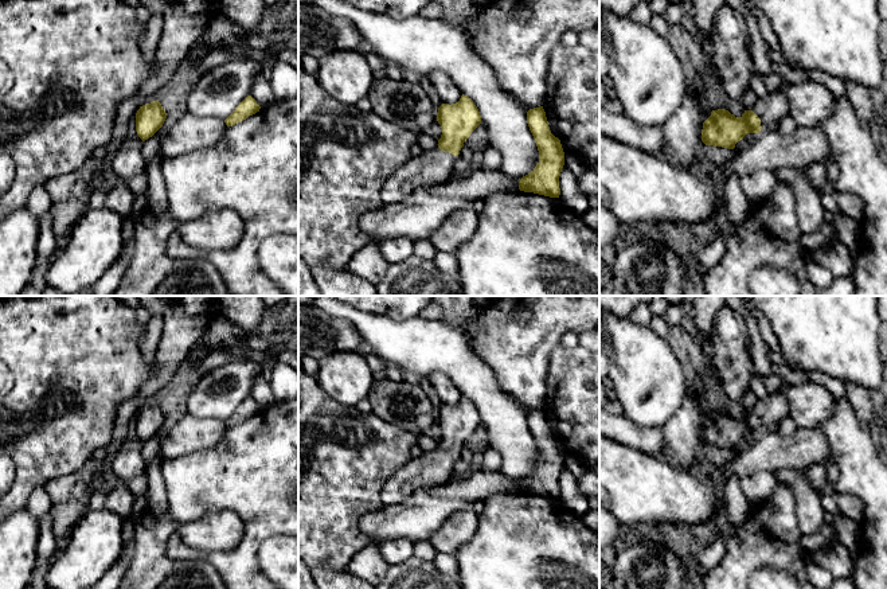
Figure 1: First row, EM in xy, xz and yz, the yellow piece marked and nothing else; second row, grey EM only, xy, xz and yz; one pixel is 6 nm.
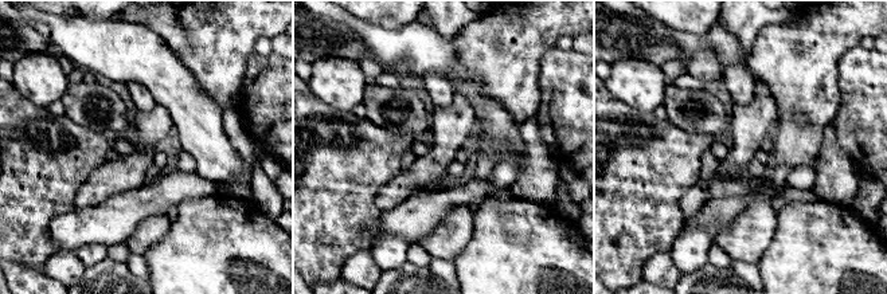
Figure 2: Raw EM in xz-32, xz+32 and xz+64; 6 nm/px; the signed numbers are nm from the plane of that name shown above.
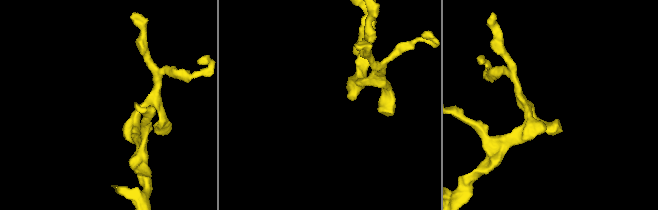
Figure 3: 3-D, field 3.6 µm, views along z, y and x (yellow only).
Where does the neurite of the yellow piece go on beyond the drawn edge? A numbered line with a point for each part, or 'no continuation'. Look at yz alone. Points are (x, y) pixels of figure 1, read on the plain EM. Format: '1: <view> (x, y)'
1: yz (770, 410)

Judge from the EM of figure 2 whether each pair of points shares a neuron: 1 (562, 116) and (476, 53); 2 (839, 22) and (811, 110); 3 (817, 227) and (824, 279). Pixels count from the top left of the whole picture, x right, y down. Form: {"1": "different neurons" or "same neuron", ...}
{"1": "different neurons", "2": "same neuron", "3": "same neuron"}

